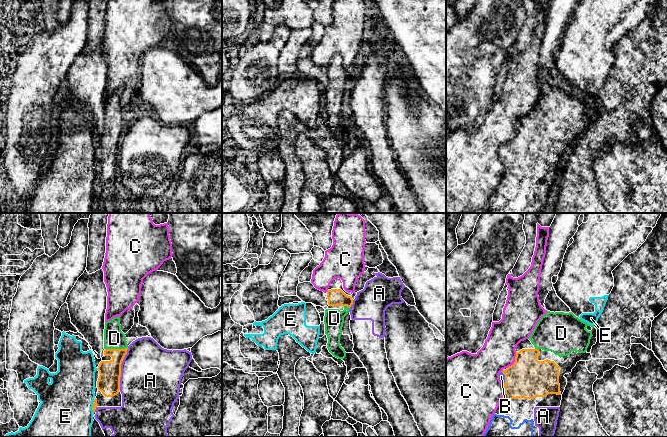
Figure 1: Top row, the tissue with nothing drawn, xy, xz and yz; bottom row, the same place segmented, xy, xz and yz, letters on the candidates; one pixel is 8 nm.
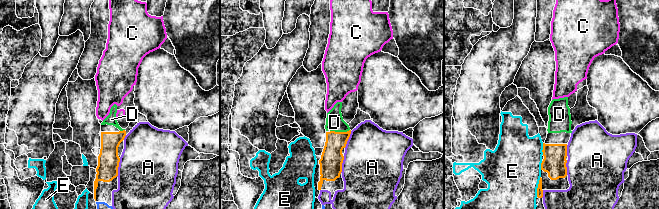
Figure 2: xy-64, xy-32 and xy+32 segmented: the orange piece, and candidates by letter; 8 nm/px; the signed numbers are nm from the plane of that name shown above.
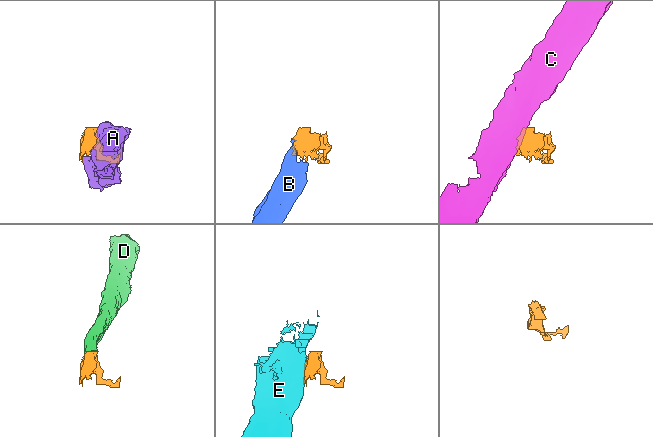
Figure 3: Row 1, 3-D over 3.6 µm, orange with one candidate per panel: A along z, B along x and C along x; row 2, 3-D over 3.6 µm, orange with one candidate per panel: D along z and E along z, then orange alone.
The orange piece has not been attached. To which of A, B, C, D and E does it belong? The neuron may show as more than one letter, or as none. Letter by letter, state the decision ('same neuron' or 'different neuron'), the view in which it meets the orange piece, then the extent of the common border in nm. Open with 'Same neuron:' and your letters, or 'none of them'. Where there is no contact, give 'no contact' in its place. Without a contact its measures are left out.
Same neuron: B, D
A: different neuron; contact in xy; length 360 nm
B: same neuron; contact in yz; length 110 nm
C: different neuron; contact in yz; length 170 nm
D: same neuron; contact in xy; length 190 nm
E: different neuron; contact in xy; length 130 nm

